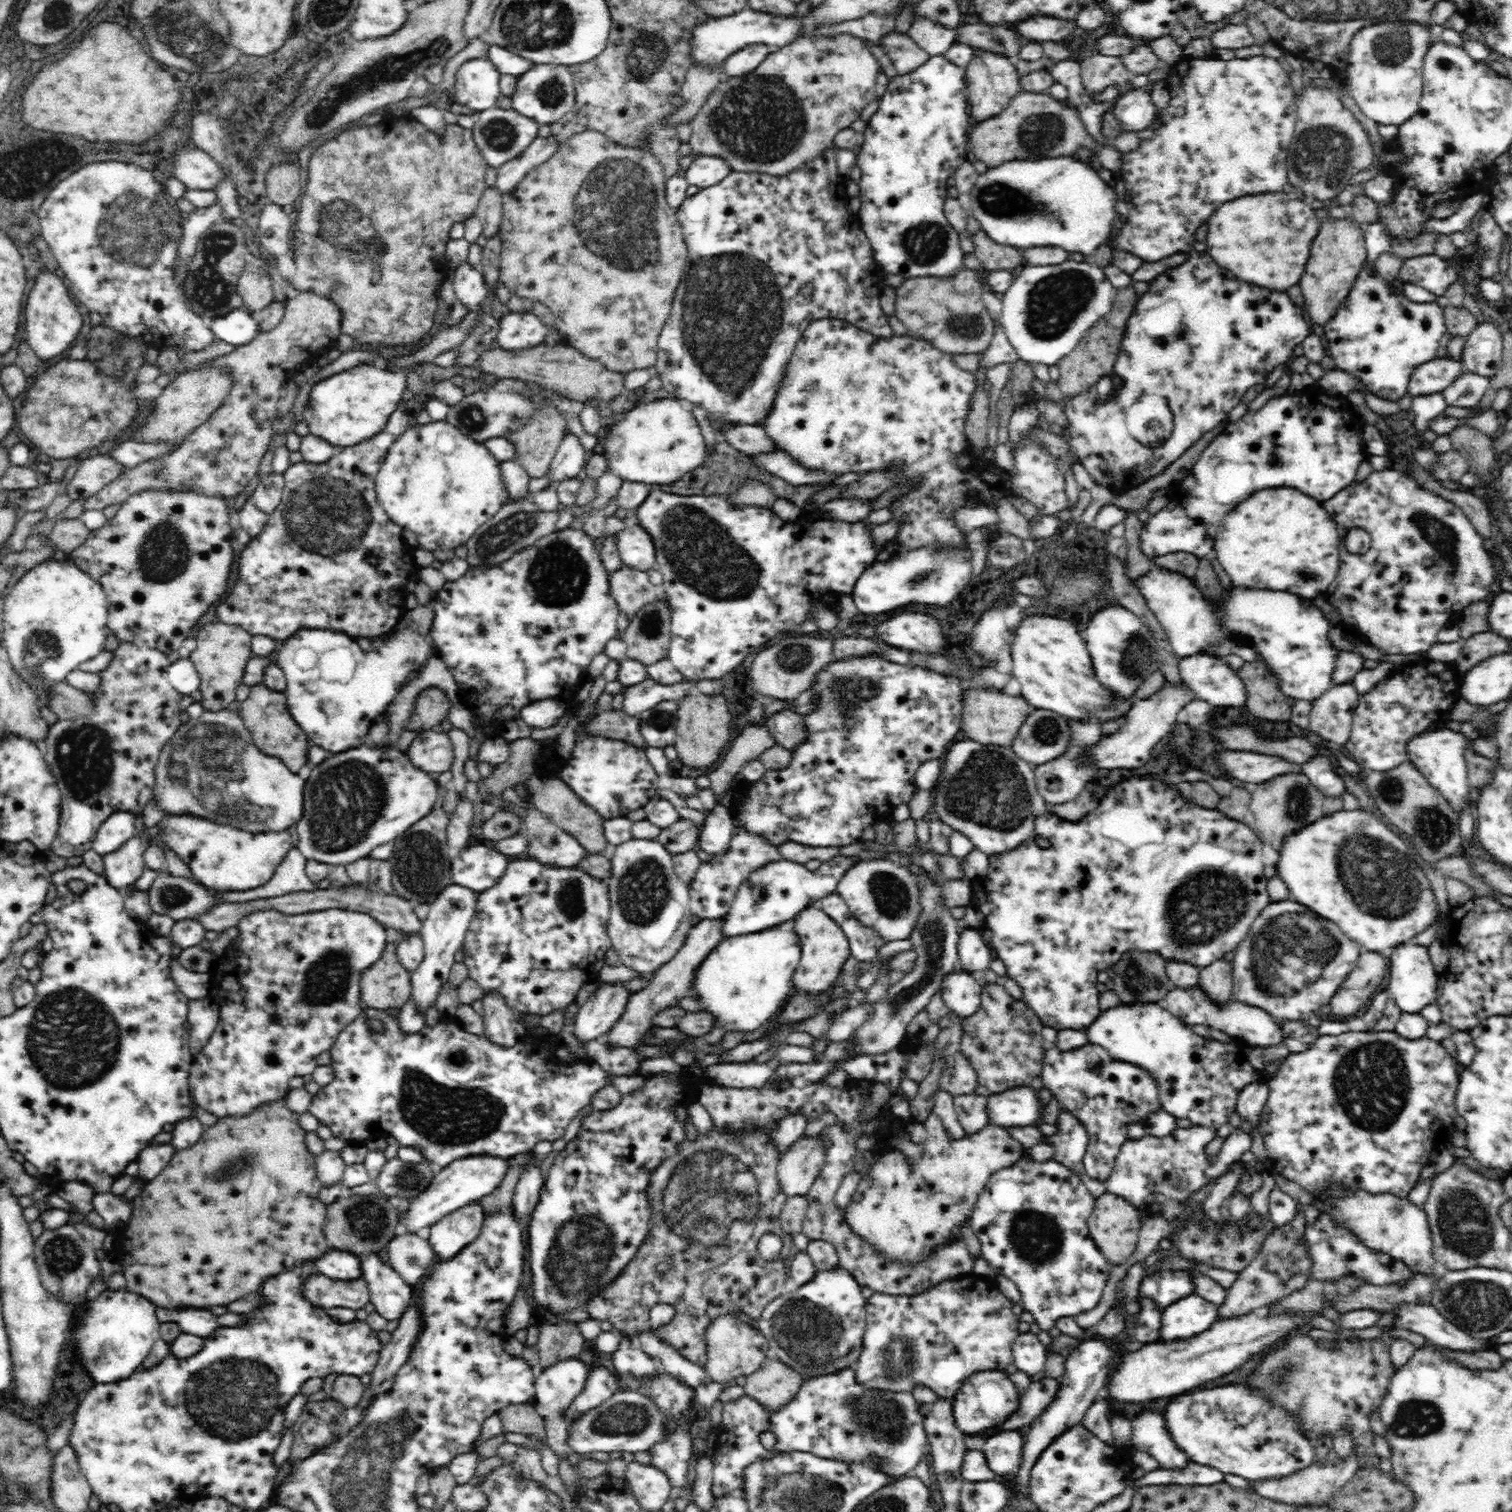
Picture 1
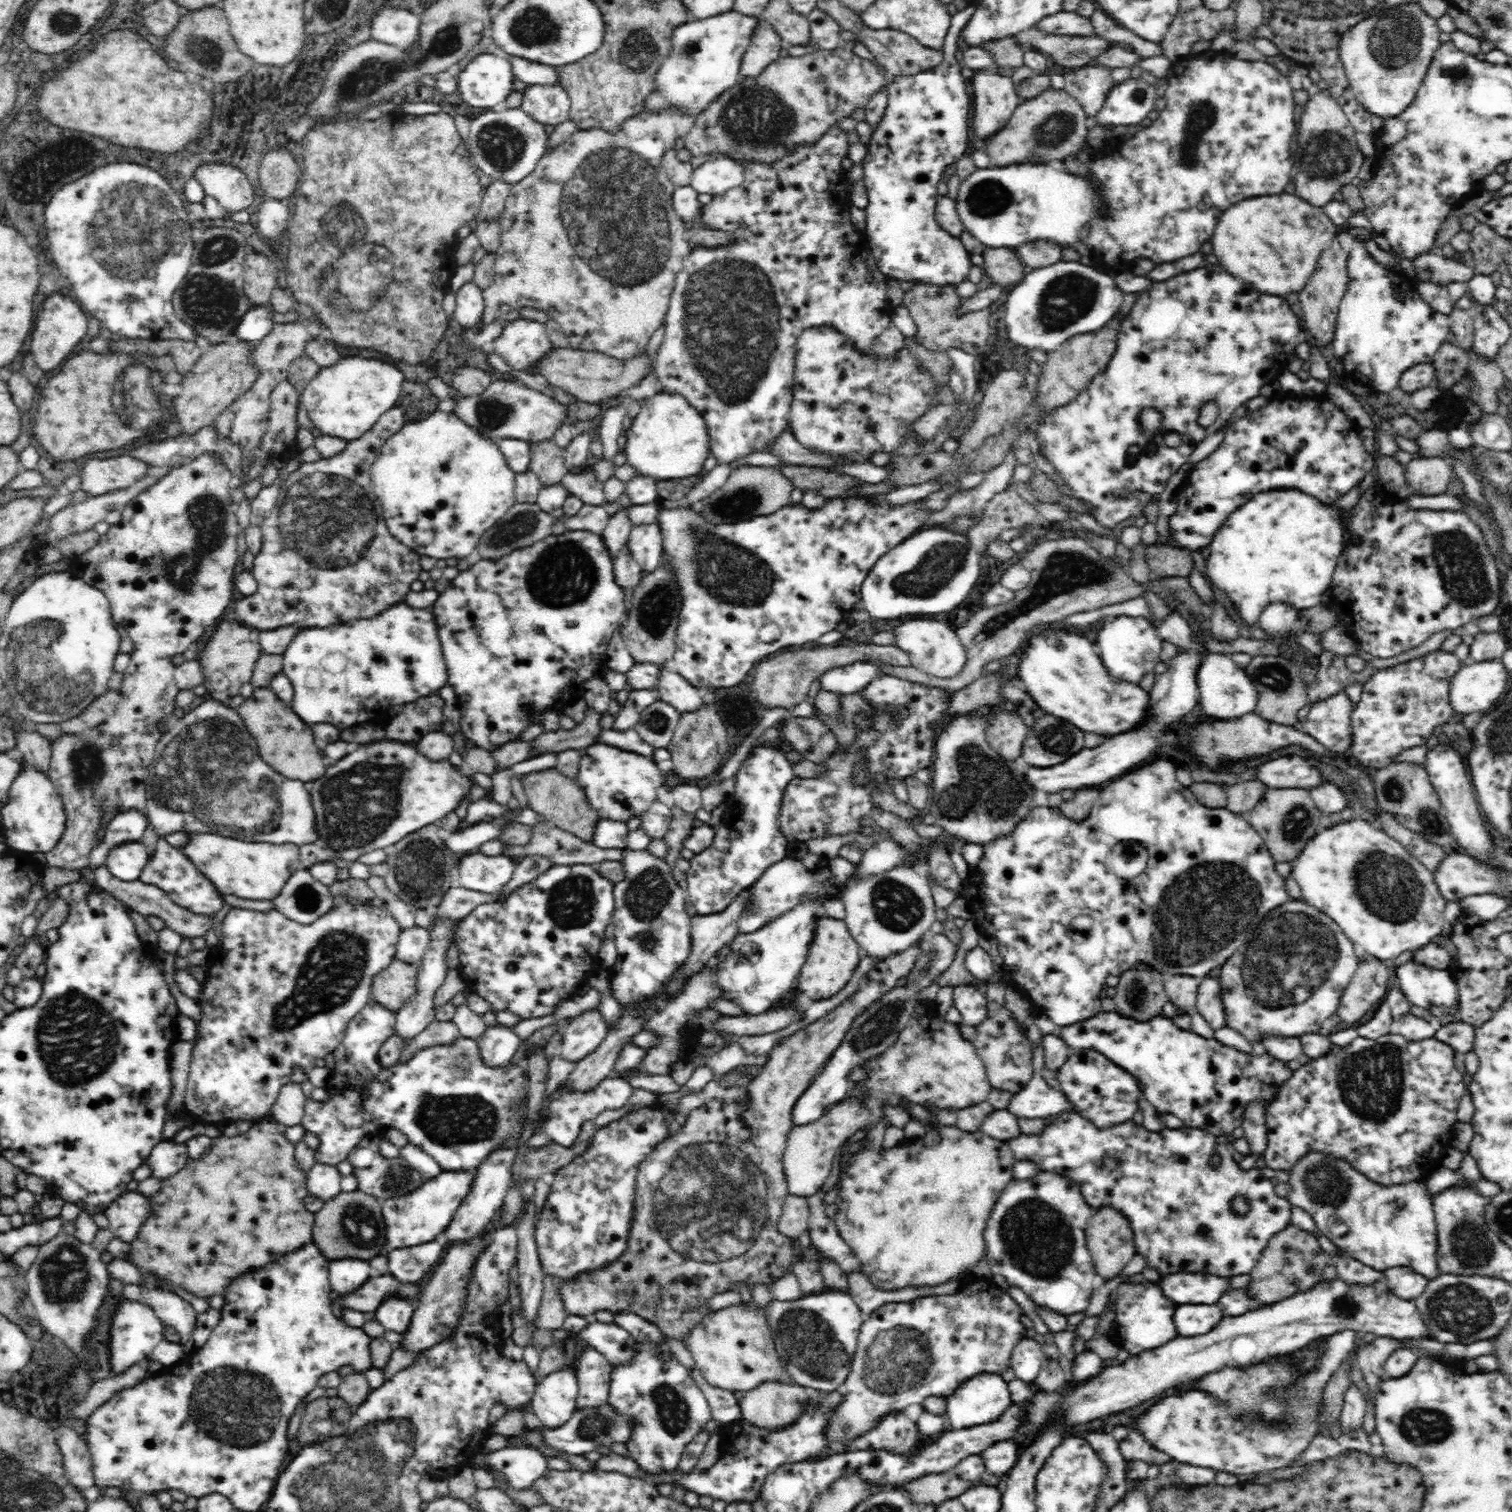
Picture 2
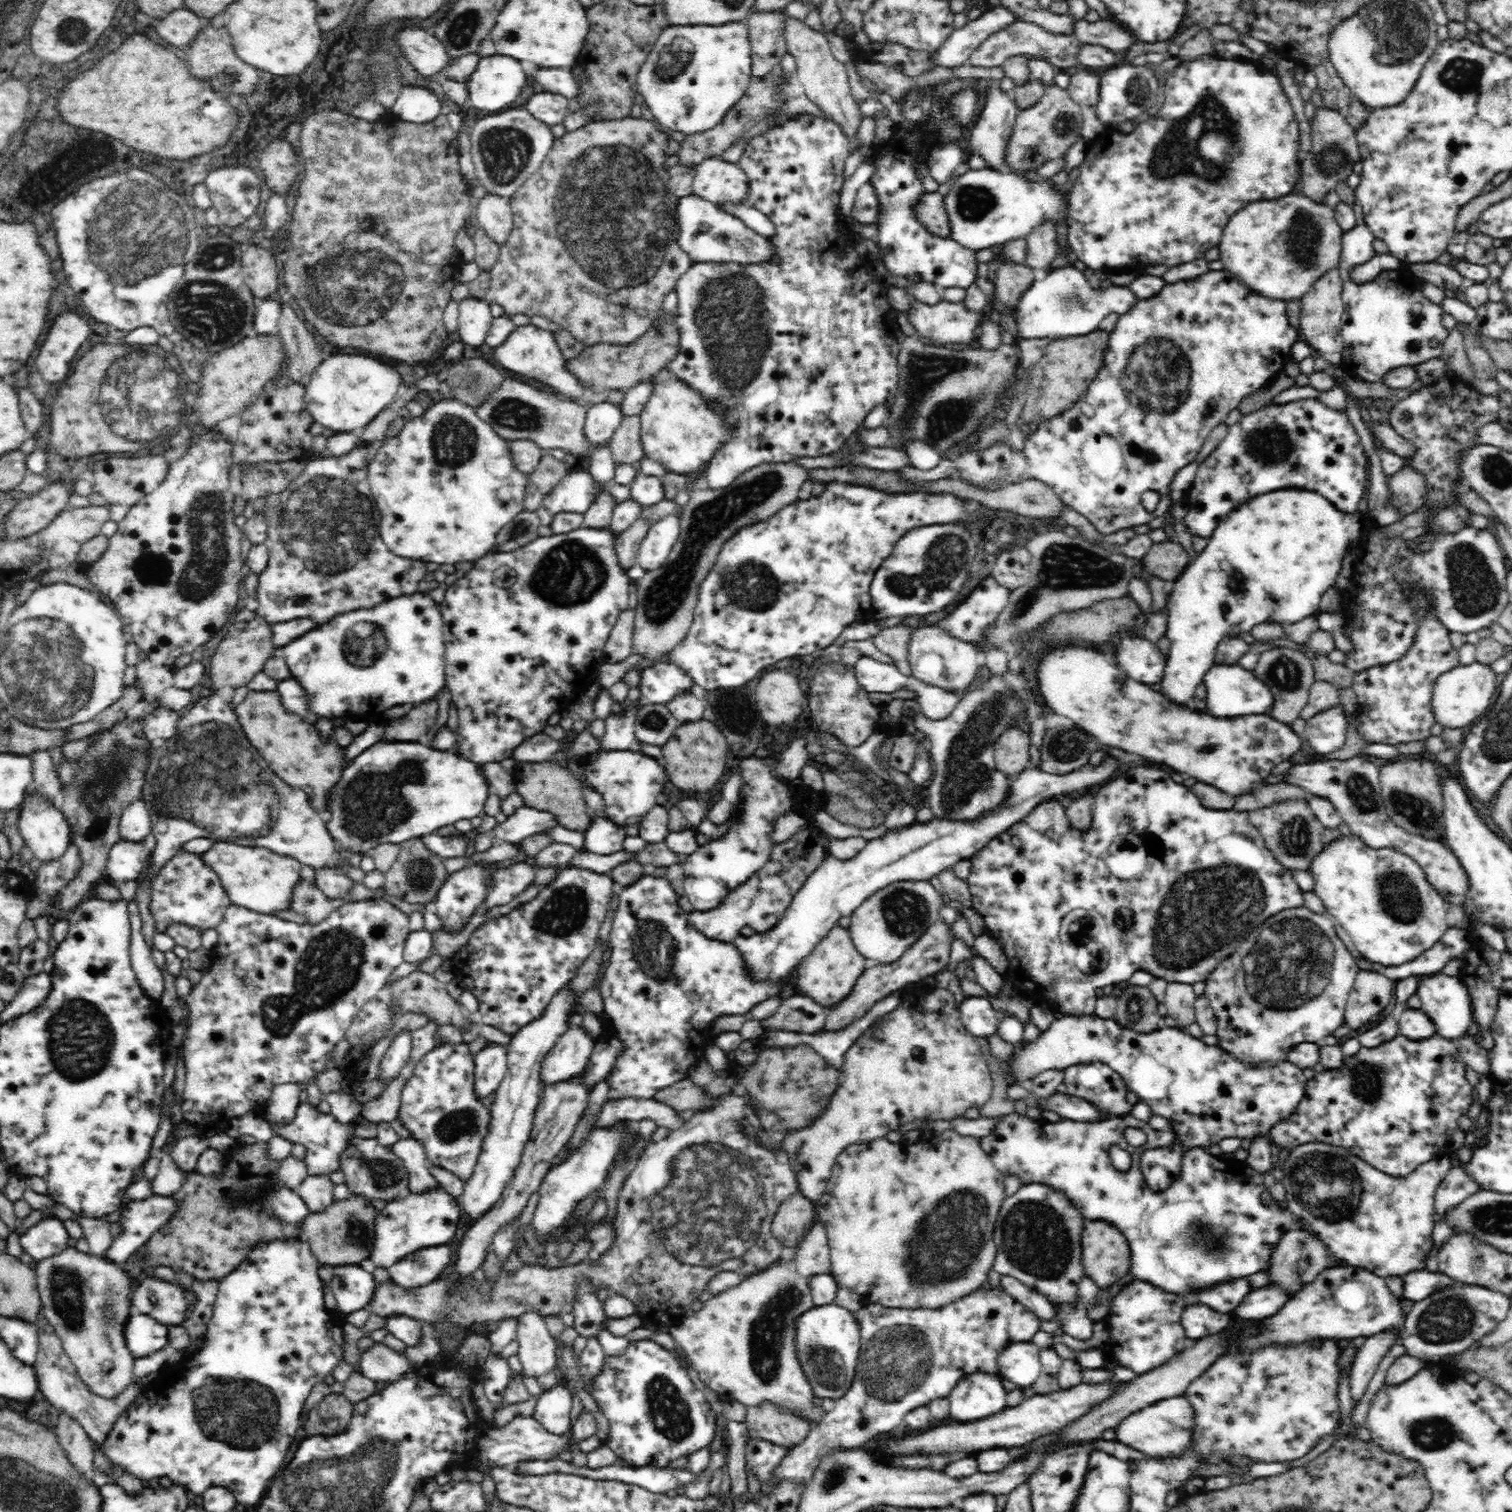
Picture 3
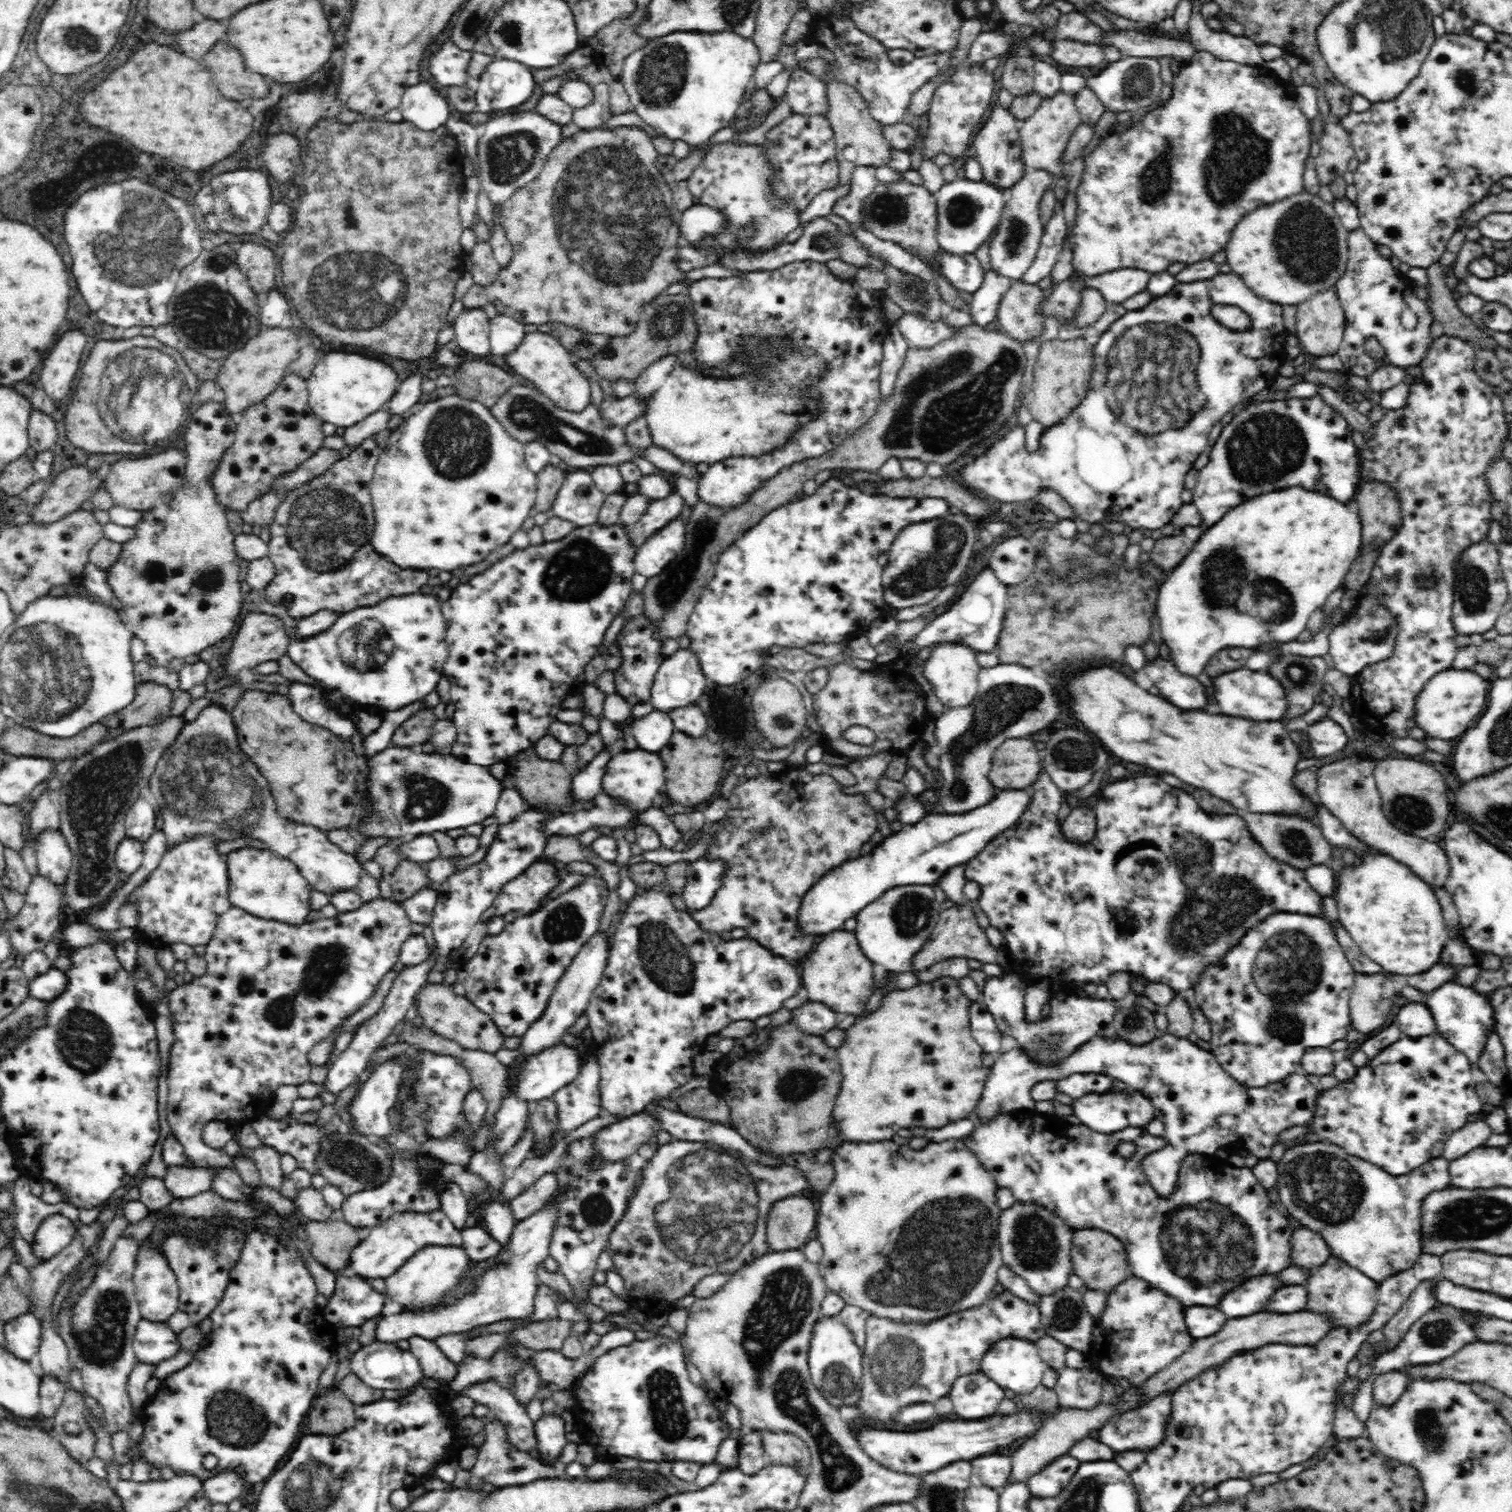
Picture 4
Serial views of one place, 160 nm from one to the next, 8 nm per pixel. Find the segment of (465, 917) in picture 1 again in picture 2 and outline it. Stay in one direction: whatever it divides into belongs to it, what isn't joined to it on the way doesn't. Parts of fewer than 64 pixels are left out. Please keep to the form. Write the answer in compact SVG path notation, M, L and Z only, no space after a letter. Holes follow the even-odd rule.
M438 916L434 918L434 922L428 927L429 929L429 947L425 950L424 956L416 964L416 982L415 991L411 994L409 1001L395 1011L395 1032L404 1035L404 1037L414 1038L419 1032L422 1032L432 1020L434 1020L434 1012L436 1012L436 1003L434 996L436 992L443 986L448 976L448 950L456 940L456 931L459 927L459 920L448 918L448 916Z

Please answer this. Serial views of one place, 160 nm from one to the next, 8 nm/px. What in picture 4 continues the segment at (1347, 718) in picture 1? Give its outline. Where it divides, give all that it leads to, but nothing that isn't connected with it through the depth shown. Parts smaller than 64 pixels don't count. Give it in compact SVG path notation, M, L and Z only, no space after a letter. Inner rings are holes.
M1327 717L1312 724L1305 734L1309 736L1314 756L1318 758L1336 754L1338 750L1343 750L1348 742L1346 730L1338 722Z

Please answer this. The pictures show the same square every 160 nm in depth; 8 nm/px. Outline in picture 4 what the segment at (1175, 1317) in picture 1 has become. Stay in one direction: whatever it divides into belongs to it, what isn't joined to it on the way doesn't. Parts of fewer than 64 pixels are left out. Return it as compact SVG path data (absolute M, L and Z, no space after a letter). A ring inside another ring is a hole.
M1187 1306L1183 1319L1192 1339L1216 1334L1226 1322L1226 1316L1214 1306Z

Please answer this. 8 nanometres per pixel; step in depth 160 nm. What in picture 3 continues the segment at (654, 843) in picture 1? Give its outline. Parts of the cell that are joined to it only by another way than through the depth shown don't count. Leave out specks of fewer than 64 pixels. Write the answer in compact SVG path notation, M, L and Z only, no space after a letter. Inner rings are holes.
M650 868L640 875L633 883L623 887L618 896L619 905L615 910L611 932L610 932L610 961L605 968L601 985L599 986L602 1000L603 1013L601 1020L605 1022L607 1035L618 1036L622 1039L623 1052L622 1057L616 1062L612 1070L608 1071L611 1076L609 1097L616 1100L622 1096L631 1096L631 1098L652 1099L652 1096L662 1090L664 1087L671 1086L680 1080L688 1079L688 1072L697 1061L700 1062L704 1058L704 1051L711 1042L713 1036L711 1034L711 1024L716 1018L723 1015L740 1014L749 1016L750 1010L756 1004L774 996L778 996L782 992L782 984L773 986L767 982L753 982L743 968L743 962L739 958L738 949L732 942L716 942L706 938L704 934L696 930L689 922L689 913L684 912L678 906L679 894L674 890L672 884L666 876L650 876Z

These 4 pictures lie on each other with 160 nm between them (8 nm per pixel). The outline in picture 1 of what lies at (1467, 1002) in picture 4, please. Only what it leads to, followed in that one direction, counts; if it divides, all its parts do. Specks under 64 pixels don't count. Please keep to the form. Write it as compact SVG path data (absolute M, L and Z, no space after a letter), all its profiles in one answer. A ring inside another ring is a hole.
M1404 942L1392 947L1390 954L1390 980L1388 991L1392 994L1394 1004L1403 1012L1418 1013L1424 1006L1436 1002L1440 973L1431 961L1428 947L1422 944Z

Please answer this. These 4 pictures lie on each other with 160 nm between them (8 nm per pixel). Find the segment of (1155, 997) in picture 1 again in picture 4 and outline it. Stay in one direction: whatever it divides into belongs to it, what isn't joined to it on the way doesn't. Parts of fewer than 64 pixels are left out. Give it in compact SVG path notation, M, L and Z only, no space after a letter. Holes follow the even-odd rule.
M1142 1004L1124 1006L1113 1014L1112 1028L1122 1039L1133 1043L1147 1043L1160 1033L1154 1023L1154 1015L1154 1012L1144 1008Z

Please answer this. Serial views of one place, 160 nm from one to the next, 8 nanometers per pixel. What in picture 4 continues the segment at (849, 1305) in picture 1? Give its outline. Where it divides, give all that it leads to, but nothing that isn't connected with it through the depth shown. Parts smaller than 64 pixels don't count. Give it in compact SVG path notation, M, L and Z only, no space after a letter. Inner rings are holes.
M823 1315L813 1324L811 1334L807 1363L813 1384L832 1405L838 1408L854 1406L861 1393L863 1357L862 1349L855 1342L854 1333L838 1315Z

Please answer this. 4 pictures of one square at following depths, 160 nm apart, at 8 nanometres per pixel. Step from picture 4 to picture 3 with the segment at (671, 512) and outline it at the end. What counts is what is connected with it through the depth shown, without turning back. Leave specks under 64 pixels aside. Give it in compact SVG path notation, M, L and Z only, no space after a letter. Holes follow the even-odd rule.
M639 518L626 532L615 537L617 563L624 572L638 564L636 554L639 542L642 542L643 536L651 524L652 522L646 522L643 518Z

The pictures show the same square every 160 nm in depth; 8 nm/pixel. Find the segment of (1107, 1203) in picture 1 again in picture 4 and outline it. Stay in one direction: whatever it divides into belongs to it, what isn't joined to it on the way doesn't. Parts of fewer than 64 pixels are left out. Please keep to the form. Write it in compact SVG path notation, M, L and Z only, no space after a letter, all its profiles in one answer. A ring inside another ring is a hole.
M1098 1227L1078 1229L1074 1234L1074 1250L1072 1250L1073 1273L1084 1279L1088 1289L1111 1293L1115 1286L1131 1278L1126 1258L1126 1247L1118 1238L1098 1230Z

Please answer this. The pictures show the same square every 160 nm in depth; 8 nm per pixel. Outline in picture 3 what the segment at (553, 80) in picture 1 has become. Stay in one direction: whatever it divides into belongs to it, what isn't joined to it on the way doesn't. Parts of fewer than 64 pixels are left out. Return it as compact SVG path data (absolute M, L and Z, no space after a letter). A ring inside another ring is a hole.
M541 91L534 92L524 108L534 119L551 127L564 122L569 114L568 102L569 99L561 94Z

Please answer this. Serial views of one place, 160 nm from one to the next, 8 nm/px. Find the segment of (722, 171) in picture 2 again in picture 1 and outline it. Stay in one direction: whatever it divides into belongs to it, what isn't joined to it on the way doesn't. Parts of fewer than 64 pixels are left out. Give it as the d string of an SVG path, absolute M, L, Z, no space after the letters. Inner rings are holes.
M694 153L694 160L690 162L688 170L684 176L688 185L706 188L707 186L718 184L732 172L730 166L723 158L702 153Z

